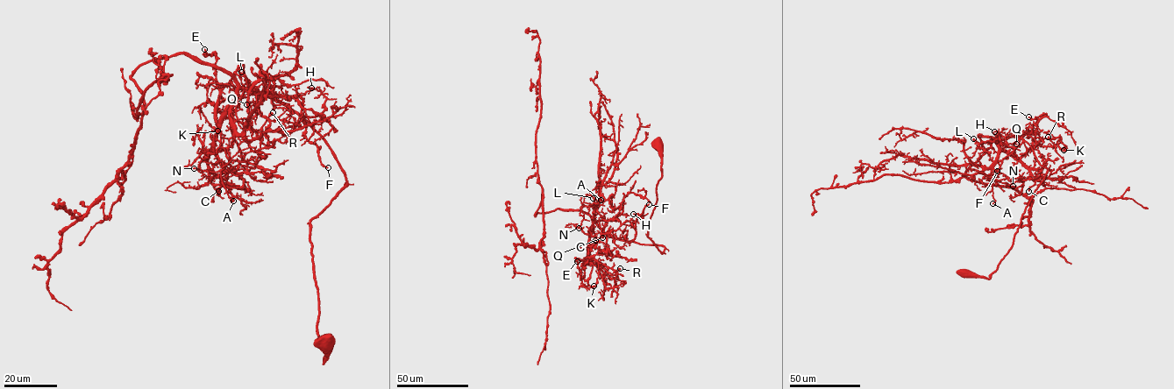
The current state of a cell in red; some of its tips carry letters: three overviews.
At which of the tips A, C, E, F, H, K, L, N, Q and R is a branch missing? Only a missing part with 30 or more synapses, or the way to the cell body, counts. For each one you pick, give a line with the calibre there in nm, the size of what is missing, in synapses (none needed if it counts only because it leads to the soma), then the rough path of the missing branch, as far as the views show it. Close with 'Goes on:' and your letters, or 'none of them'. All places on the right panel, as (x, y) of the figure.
F: calibre 280 nm; 35 synapses; course (997, 171), (974, 168)
Goes on: F

